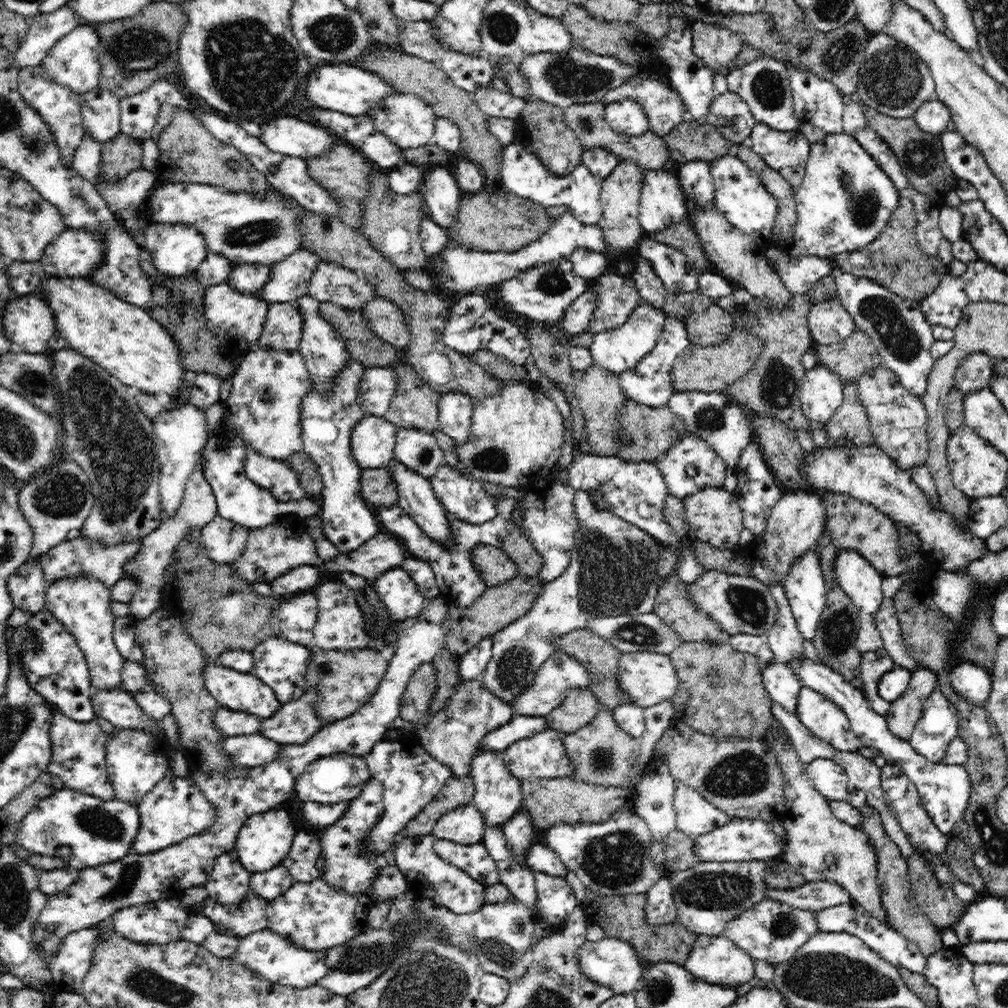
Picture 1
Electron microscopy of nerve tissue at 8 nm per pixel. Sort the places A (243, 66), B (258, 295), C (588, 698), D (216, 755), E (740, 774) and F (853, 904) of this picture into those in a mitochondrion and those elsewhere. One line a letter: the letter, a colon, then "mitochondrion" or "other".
A: mitochondrion
B: other
C: other
D: mitochondrion
E: mitochondrion
F: other

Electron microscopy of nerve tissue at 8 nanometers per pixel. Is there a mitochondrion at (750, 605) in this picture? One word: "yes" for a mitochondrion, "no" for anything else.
yes

